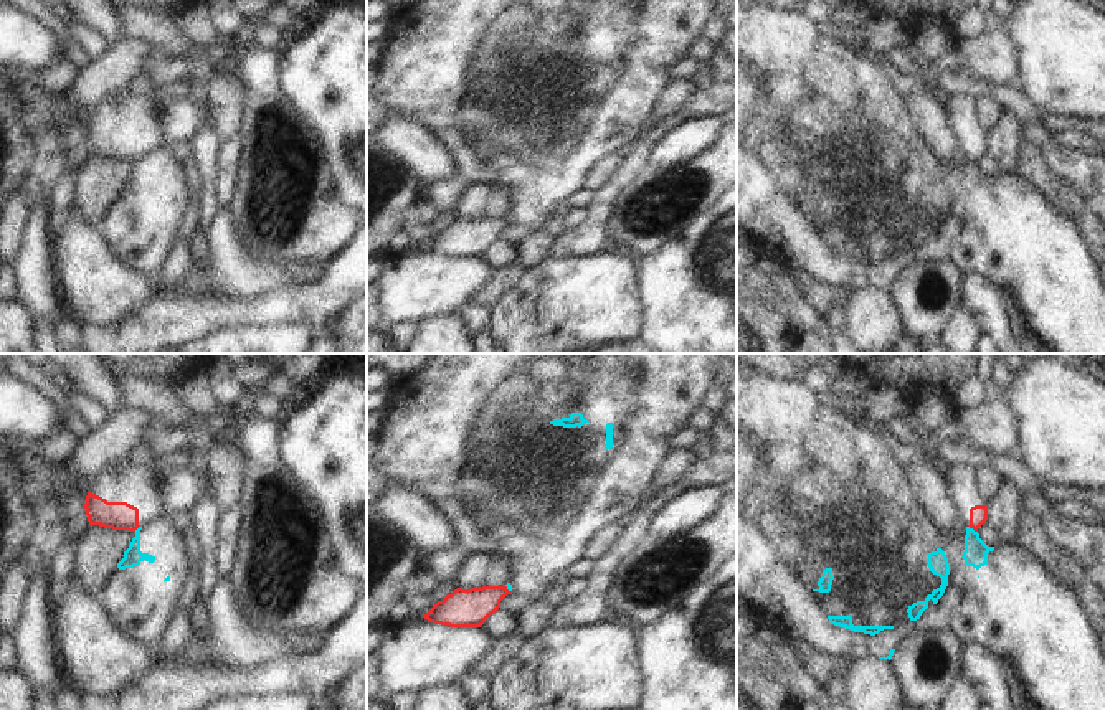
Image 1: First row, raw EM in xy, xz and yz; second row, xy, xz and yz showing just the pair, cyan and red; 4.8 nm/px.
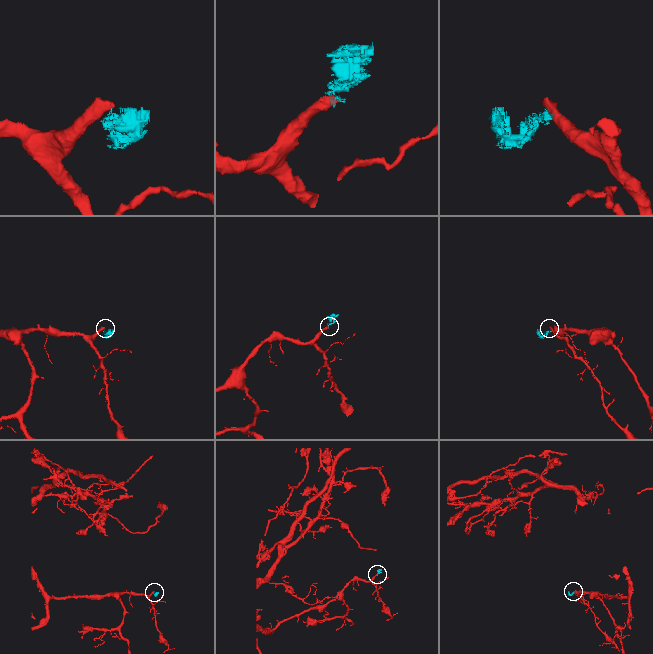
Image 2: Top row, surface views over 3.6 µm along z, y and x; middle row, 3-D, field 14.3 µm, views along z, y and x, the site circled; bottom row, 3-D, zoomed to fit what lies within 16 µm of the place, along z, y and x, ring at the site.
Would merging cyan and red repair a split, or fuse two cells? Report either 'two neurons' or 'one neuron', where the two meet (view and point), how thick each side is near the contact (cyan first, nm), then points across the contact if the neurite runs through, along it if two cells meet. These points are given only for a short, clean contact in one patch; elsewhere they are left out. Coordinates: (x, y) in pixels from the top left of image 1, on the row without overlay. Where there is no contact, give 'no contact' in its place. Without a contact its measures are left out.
two neurons; meets cyan in yz at (972, 159); 120 nm thick on the cyan side, 90 nm on the other; border along yz (968, 156), (976, 162)

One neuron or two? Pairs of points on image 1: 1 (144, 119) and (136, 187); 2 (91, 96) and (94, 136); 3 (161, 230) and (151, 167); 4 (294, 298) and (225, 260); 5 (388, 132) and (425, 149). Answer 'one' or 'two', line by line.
1: two
2: two
3: one
4: two
5: one

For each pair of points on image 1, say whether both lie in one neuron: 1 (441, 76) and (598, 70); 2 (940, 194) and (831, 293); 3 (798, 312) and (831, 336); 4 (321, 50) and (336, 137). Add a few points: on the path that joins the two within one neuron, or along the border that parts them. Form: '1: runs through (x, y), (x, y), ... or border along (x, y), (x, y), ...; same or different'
1: runs through (481, 70), (559, 66); same
2: border along (803, 271), (826, 284), (844, 286), (851, 293); different
3: runs through (806, 319), (823, 327); same
4: runs through (336, 71), (336, 116); same

